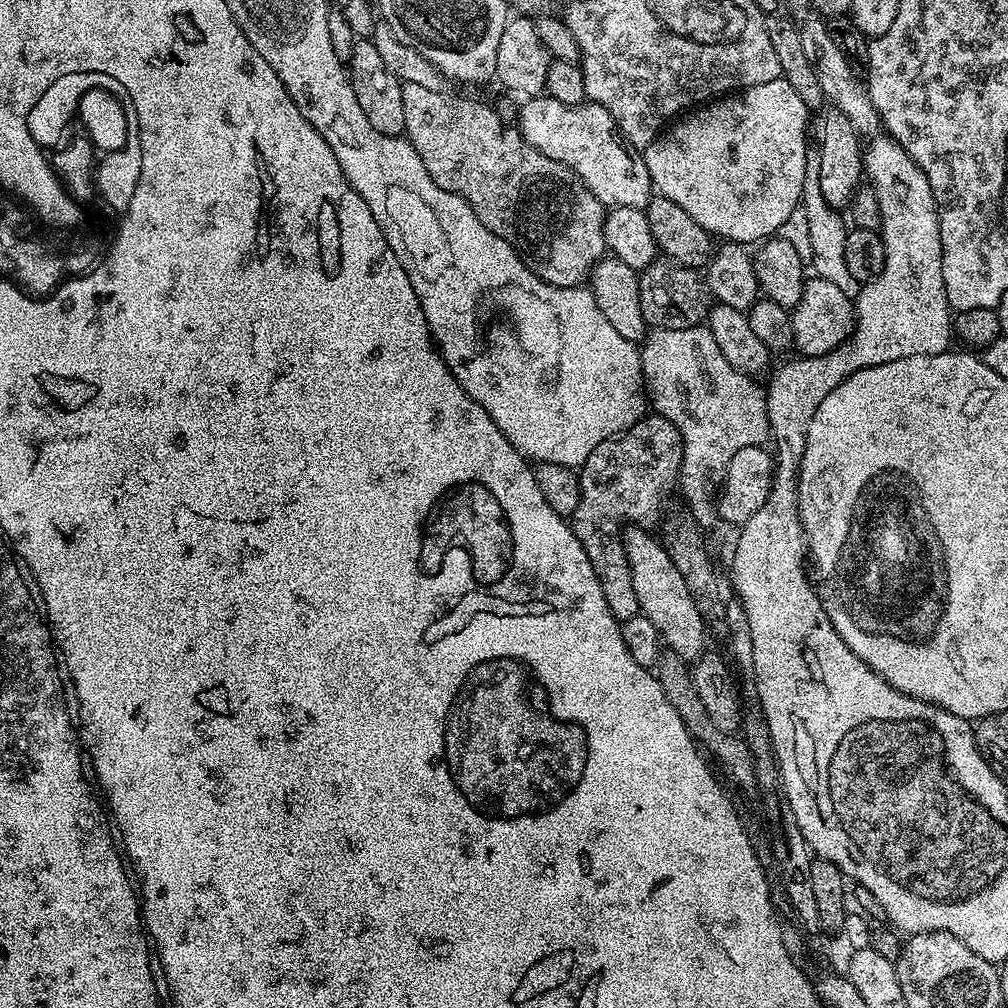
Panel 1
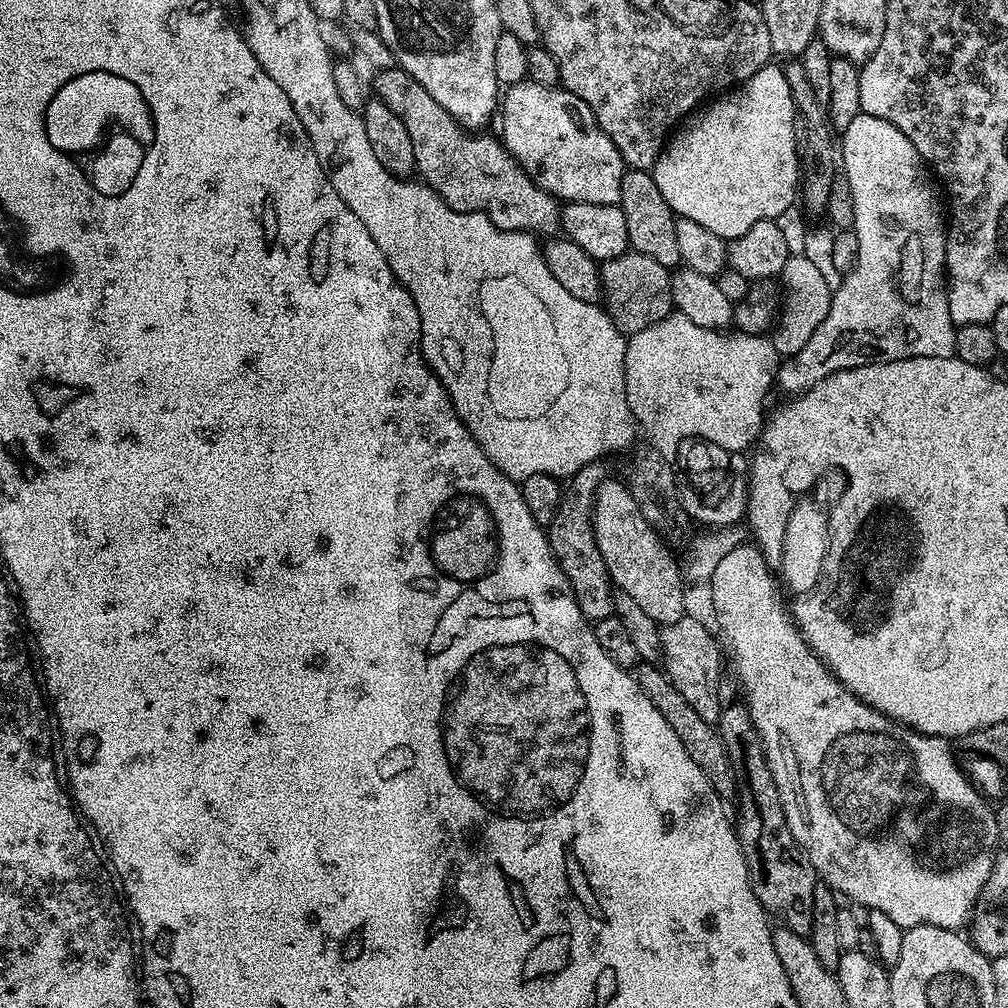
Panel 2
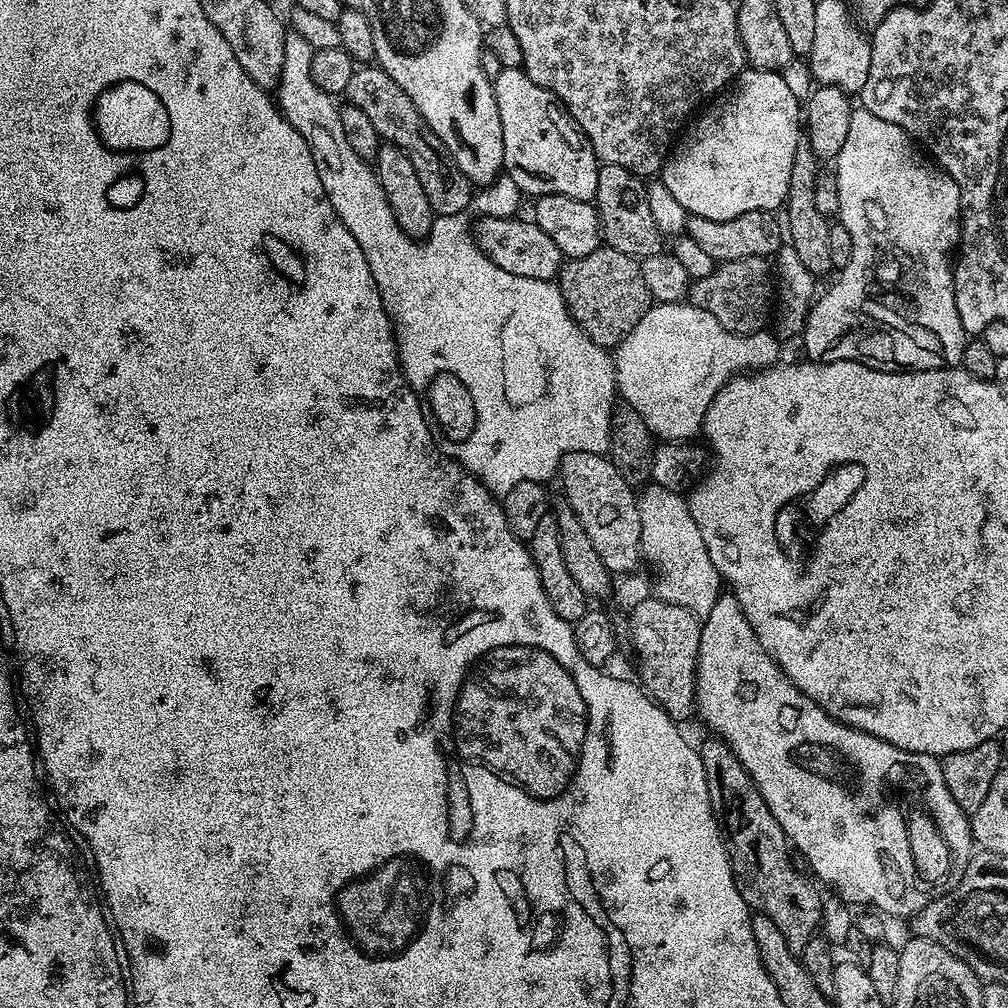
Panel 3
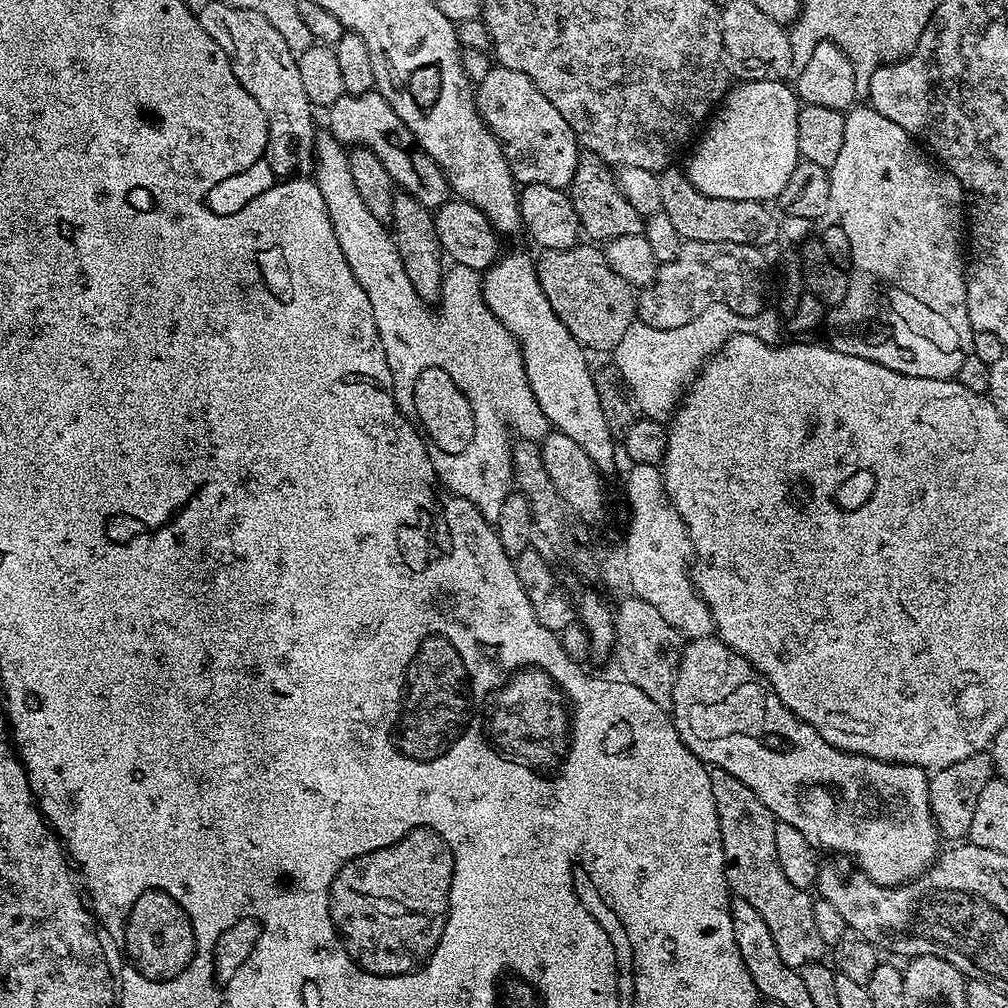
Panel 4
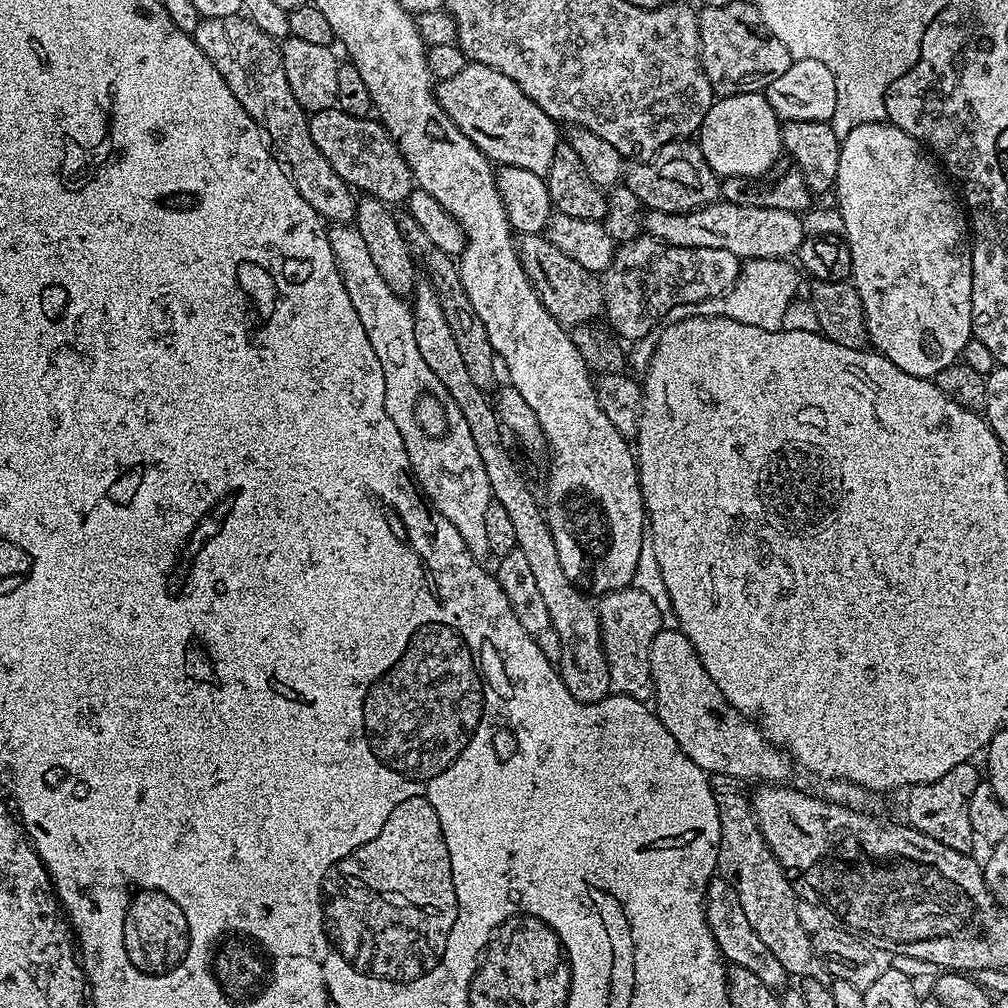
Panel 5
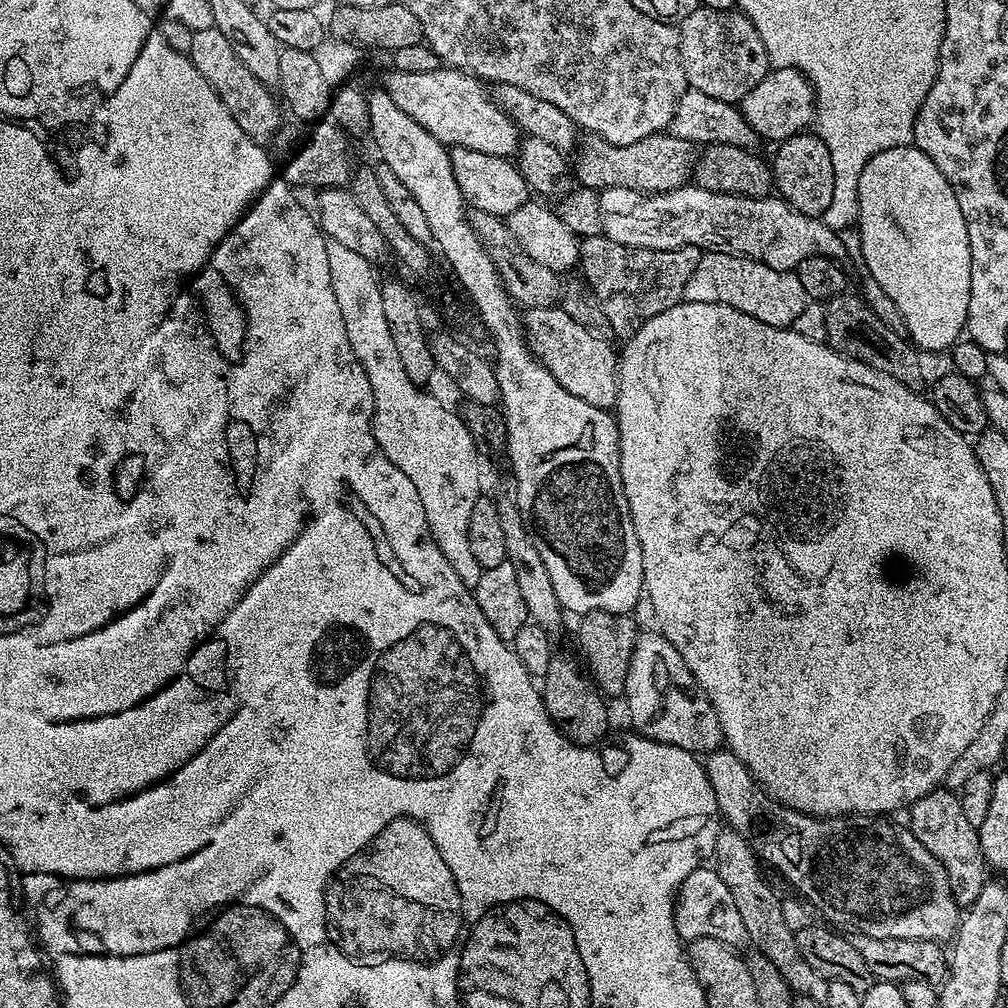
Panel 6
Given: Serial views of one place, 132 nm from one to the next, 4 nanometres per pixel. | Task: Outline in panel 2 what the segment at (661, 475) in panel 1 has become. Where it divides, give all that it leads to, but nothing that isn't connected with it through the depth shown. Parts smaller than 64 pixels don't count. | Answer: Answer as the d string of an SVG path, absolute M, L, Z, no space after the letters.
M600 462L587 464L571 476L563 485L558 510L546 526L552 553L570 582L572 593L578 602L578 610L582 610L582 614L589 622L606 618L614 612L614 585L608 579L606 562L602 562L602 554L598 550L598 542L592 529L592 507L596 501L596 492L600 489L601 482L606 479L602 465Z

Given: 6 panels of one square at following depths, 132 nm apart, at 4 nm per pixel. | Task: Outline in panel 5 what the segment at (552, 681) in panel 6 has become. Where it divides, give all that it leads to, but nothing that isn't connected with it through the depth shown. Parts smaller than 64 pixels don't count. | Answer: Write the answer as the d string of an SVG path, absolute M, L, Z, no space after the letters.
M427 278L421 279L413 290L410 309L414 322L414 342L418 342L418 350L426 361L426 366L434 370L442 386L446 386L450 398L454 398L454 406L462 410L466 426L470 426L474 446L478 446L482 466L486 466L486 478L490 478L493 501L506 506L506 515L514 526L516 547L522 550L522 555L528 561L538 590L546 601L552 628L562 640L558 671L566 690L570 690L574 698L585 702L606 698L612 692L612 683L610 666L606 666L606 654L600 645L600 619L596 613L596 604L588 601L591 599L572 584L570 578L566 578L566 570L562 570L562 562L558 562L558 550L554 547L548 520L544 516L543 507L538 503L538 496L528 489L523 474L516 469L511 454L504 449L504 444L500 441L502 425L496 416L493 401L485 389L474 386L470 373L466 371L466 362L462 362L462 353L454 342L454 334L442 315L442 305L438 302L434 286Z

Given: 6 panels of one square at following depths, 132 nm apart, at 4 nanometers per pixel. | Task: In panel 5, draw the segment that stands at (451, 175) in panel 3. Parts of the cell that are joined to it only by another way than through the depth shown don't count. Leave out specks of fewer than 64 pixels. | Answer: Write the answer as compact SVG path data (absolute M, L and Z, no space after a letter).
M335 107L311 113L308 125L314 146L318 146L322 158L334 166L334 174L345 180L349 188L389 206L407 201L414 187L412 171L379 119L351 116Z

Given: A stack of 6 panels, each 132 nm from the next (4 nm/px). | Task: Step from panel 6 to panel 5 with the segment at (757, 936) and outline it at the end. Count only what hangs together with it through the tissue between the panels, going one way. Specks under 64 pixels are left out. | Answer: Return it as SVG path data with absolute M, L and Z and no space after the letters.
M720 790L716 792L716 805L720 823L720 849L716 859L718 875L738 890L738 902L742 902L742 911L746 913L750 926L754 926L754 934L758 934L762 943L774 953L774 958L782 962L789 977L820 976L822 965L812 944L812 936L802 930L802 922L798 922L798 897L793 881L768 849L766 838L762 838L751 799L740 792Z

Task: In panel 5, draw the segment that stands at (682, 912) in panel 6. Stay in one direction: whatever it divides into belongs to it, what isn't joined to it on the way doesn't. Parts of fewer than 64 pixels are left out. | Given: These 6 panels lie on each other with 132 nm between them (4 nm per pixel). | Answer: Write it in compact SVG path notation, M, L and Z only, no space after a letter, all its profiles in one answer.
M718 874L708 883L704 916L708 919L708 925L714 934L714 942L720 947L721 957L729 965L751 970L773 990L783 989L789 983L790 977L782 962L778 962L778 958L774 958L774 953L762 943L762 938L754 934L754 926L750 926L746 913L742 911L742 902L738 902L738 890L734 890L734 886L730 886L730 882L726 882Z

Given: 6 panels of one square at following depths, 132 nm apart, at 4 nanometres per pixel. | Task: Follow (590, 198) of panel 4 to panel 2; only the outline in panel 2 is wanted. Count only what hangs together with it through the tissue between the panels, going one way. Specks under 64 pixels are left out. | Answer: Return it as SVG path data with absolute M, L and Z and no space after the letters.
M625 171L622 178L619 205L626 218L626 234L631 251L641 252L654 258L654 262L658 262L663 268L675 269L680 264L678 238L674 235L677 217L666 202L666 198L662 198L651 171Z

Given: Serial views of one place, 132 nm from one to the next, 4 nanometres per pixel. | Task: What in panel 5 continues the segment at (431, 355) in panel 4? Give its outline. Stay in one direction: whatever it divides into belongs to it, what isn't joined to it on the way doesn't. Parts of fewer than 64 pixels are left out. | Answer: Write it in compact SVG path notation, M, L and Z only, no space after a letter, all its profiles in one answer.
M332 226L328 228L328 241L330 250L334 250L334 262L338 266L341 278L344 279L346 294L350 294L350 302L354 304L354 310L358 312L358 318L362 322L362 330L366 330L366 338L370 338L370 346L374 346L374 354L378 354L378 362L382 362L382 374L386 378L386 414L390 414L390 422L394 422L394 426L398 426L398 434L402 434L402 442L406 446L412 475L421 493L426 497L427 503L434 509L435 515L446 518L446 522L450 522L450 526L454 526L454 530L458 530L458 534L462 534L462 542L466 542L466 550L470 550L474 559L481 562L487 561L490 553L486 542L486 506L490 506L494 501L490 490L490 478L486 478L486 466L482 466L478 446L474 446L474 438L470 435L470 426L466 426L466 418L462 418L462 410L458 410L458 406L454 406L454 398L450 398L446 386L442 386L442 382L434 374L434 370L430 370L430 366L426 366L426 361L422 359L422 354L418 350L418 342L414 342L412 311L401 297L394 294L394 290L390 290L390 286L386 286L386 282L382 282L382 274L378 274L374 262L370 259L370 254L366 251L366 242L362 242L362 234L358 234L358 230L354 226Z

